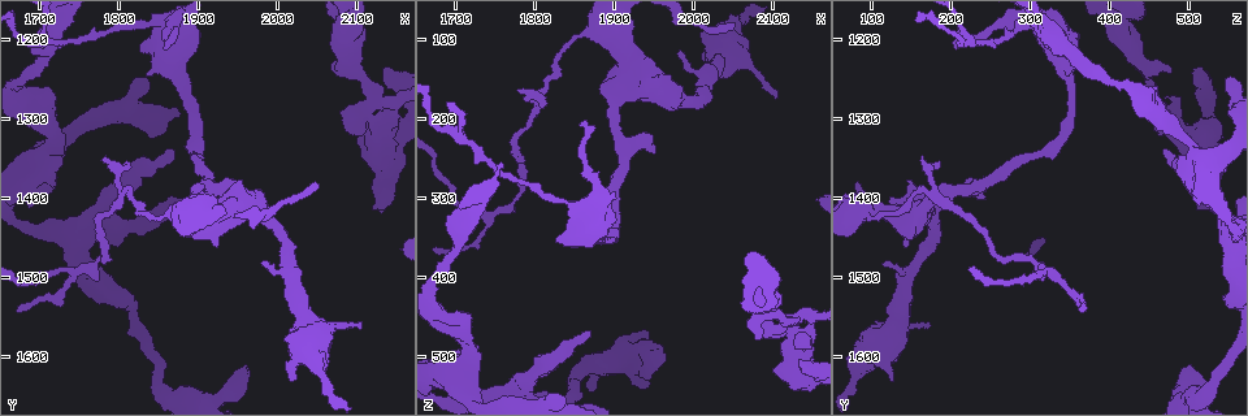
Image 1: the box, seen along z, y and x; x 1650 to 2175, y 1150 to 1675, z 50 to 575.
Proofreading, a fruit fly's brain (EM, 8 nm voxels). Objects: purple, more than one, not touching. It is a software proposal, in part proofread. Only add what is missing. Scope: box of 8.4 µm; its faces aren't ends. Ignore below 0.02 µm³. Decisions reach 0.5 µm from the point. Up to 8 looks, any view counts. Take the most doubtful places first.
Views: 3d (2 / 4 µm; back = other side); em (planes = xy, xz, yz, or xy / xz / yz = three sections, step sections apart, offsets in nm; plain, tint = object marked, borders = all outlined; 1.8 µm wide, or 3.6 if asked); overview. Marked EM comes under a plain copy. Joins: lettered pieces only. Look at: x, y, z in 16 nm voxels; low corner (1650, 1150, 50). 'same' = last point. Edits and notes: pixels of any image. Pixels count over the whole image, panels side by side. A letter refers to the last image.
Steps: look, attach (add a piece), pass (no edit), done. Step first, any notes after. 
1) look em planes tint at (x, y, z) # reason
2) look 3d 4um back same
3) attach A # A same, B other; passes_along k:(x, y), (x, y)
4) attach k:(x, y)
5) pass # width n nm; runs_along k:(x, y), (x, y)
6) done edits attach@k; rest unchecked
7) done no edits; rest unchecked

look em xy step 16 borders at (2085, 1245, 475) # free end

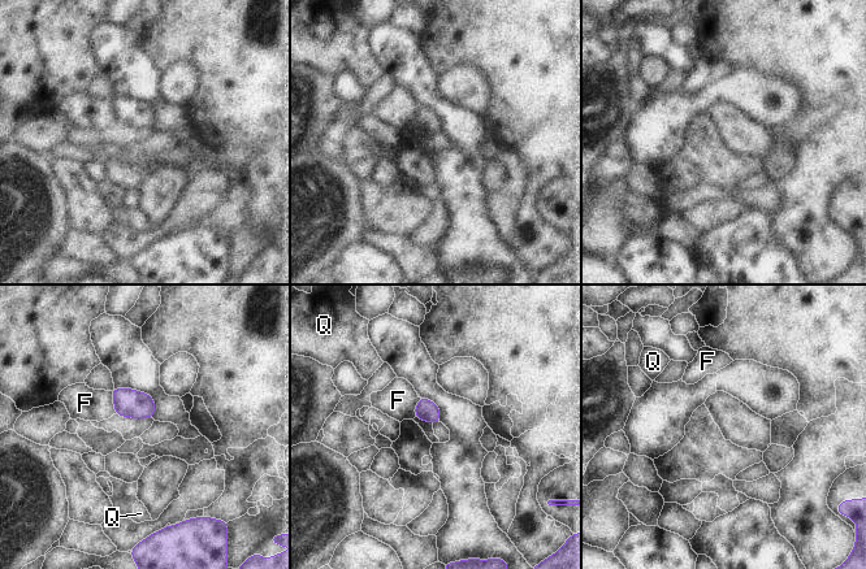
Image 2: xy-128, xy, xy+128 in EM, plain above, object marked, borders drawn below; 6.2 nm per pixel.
look em planes borders same # another direction

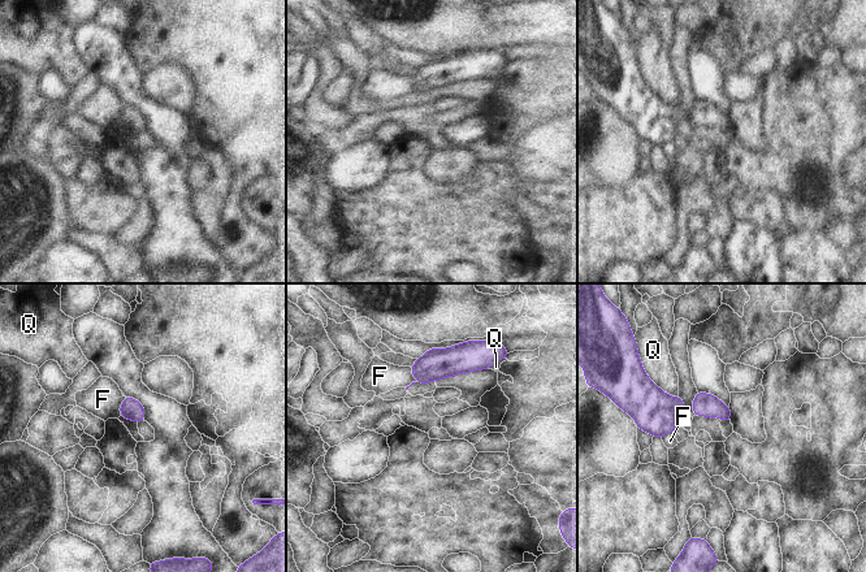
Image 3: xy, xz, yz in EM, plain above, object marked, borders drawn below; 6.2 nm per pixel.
pass # F other, Q other; border 3:(408, 367), (416, 380), (406, 388); none of them fits

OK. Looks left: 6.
look 3d 2um at (1870, 1335, 470)

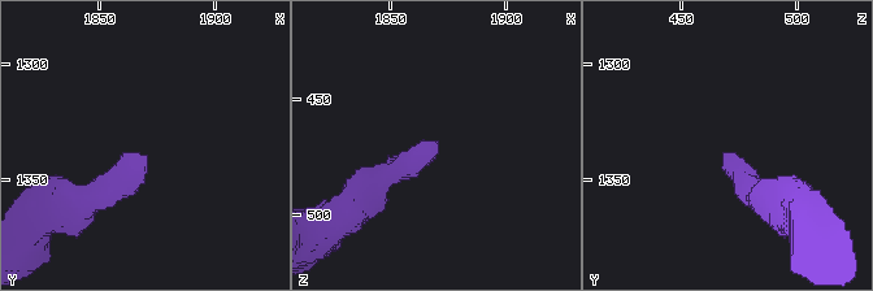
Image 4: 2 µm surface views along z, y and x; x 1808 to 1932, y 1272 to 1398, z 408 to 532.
look em planes borders at (1867, 1338, 468)

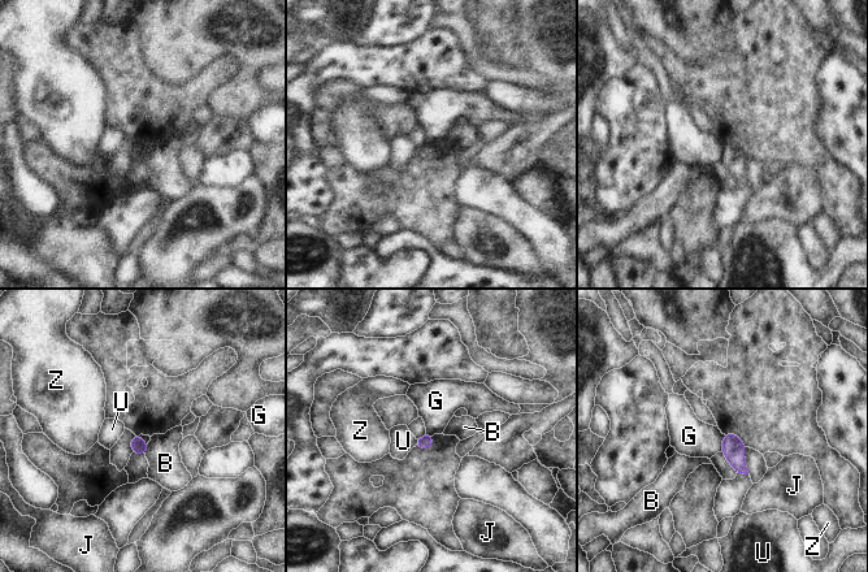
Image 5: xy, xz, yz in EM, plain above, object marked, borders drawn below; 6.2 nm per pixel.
pass # longest_contact G 110 nm; B other, G other, J other, U other, Z other; none of them fits

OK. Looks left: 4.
look em 3.6um xy step 8 borders at (2130, 1415, 515) # free end

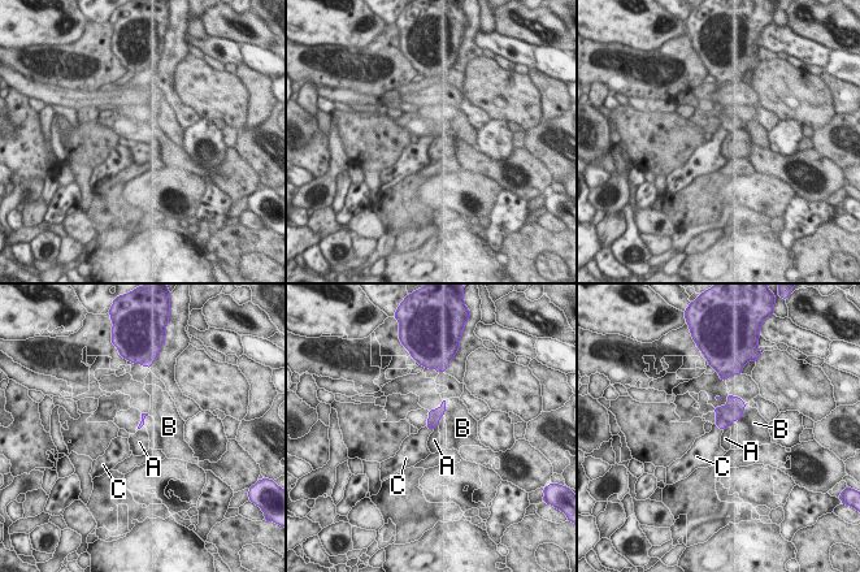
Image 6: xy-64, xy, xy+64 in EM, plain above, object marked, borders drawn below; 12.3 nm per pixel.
look em 3.6um planes borders same # cut it another way

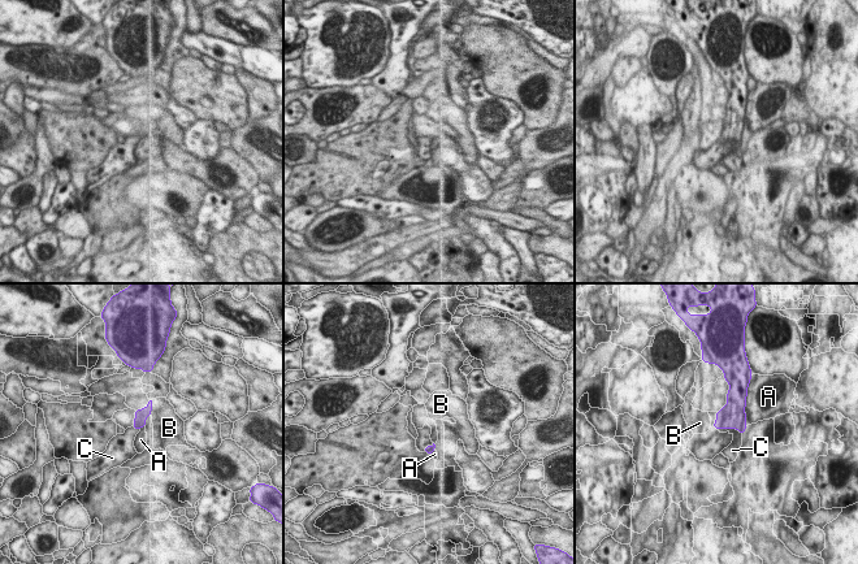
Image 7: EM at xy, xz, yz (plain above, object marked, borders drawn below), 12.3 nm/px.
attach C # A other, B other, C same; the neuron continues

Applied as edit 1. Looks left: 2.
done edits attach@7; rest unchecked

